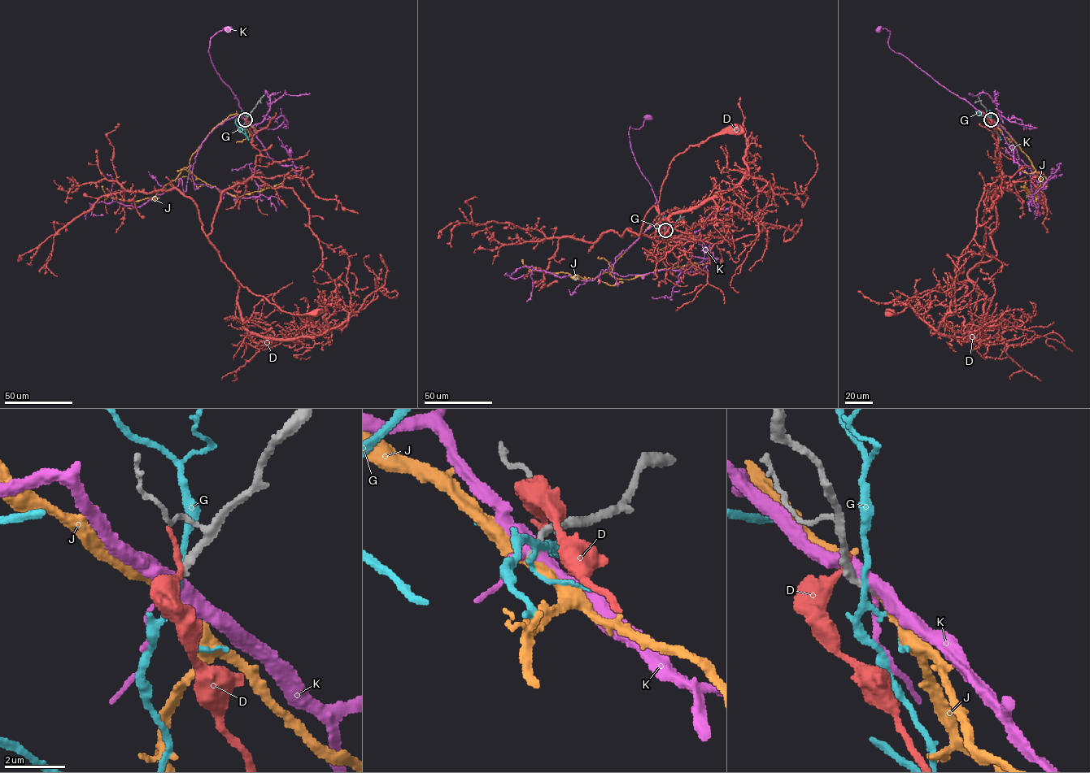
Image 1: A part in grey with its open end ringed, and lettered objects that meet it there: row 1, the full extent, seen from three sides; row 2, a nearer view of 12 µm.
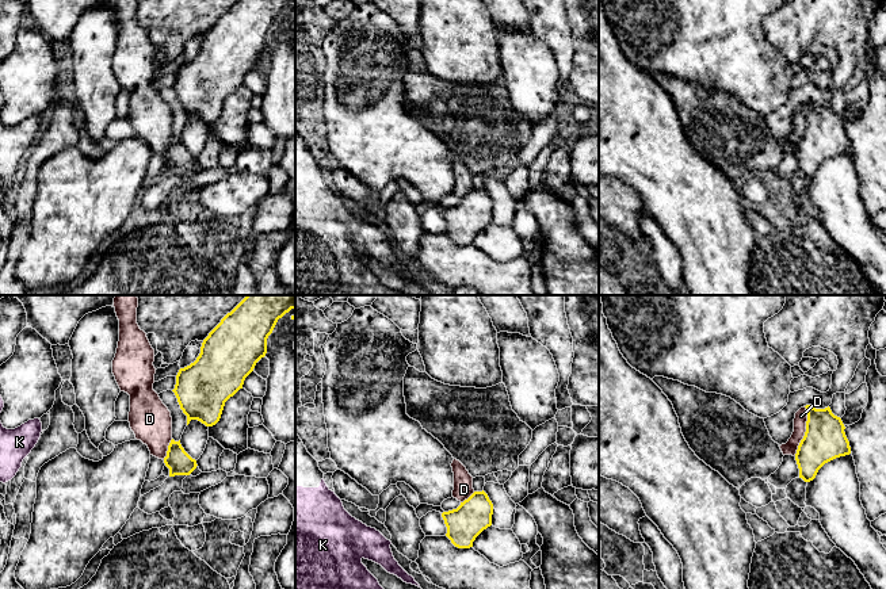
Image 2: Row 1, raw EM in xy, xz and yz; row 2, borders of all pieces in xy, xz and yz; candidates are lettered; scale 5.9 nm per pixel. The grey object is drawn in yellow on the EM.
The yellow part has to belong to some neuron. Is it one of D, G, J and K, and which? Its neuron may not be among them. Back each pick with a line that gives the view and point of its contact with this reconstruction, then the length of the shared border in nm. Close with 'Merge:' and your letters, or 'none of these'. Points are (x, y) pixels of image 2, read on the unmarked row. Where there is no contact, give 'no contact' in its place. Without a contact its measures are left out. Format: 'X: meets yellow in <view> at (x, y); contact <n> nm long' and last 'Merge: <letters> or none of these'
J: no contact
Merge: J

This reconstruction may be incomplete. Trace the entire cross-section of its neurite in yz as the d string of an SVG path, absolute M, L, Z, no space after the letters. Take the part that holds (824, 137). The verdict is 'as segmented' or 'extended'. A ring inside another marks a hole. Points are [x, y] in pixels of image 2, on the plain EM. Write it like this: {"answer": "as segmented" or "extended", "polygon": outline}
{"answer": "as segmented", "polygon": "M806 102L805 104L807 107L806 129L798 142L795 157L799 175L810 179L825 160L849 152L851 144L841 115L835 112L829 103L816 106Z"}

